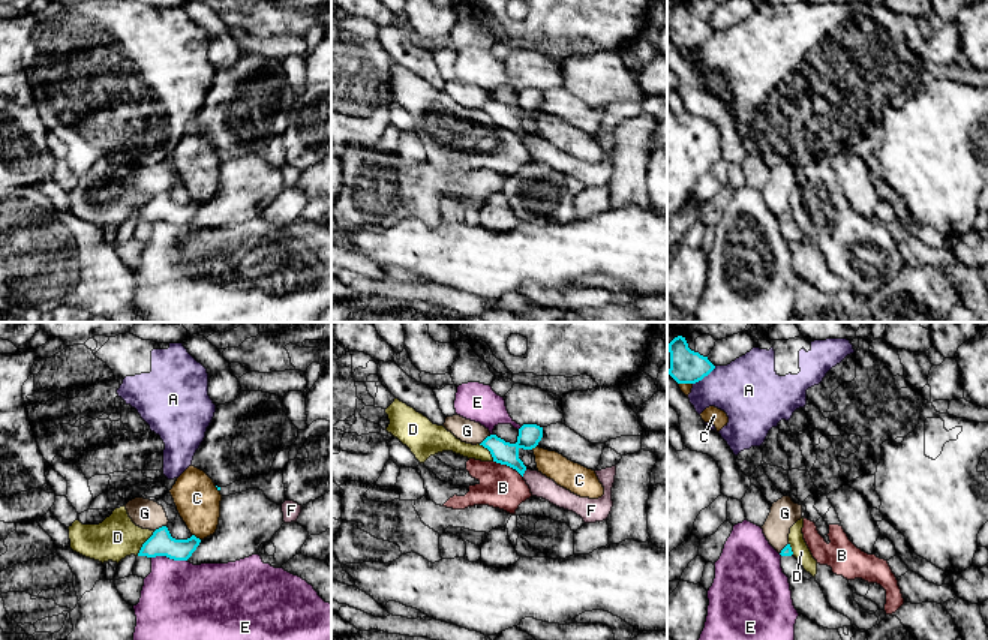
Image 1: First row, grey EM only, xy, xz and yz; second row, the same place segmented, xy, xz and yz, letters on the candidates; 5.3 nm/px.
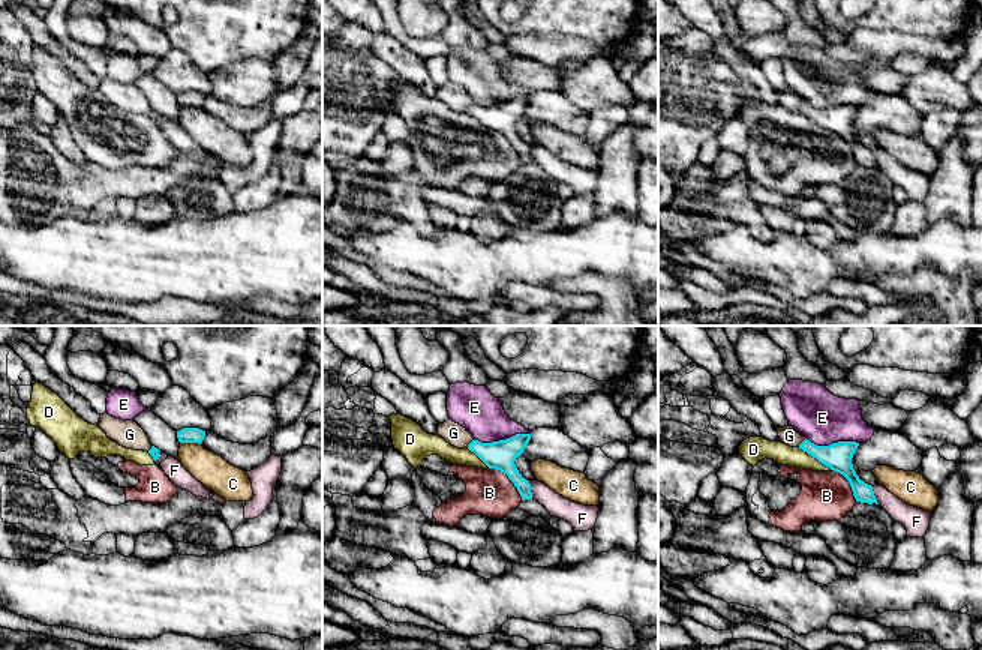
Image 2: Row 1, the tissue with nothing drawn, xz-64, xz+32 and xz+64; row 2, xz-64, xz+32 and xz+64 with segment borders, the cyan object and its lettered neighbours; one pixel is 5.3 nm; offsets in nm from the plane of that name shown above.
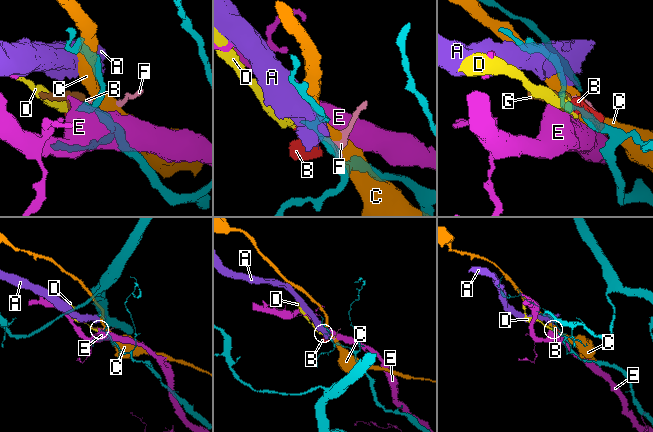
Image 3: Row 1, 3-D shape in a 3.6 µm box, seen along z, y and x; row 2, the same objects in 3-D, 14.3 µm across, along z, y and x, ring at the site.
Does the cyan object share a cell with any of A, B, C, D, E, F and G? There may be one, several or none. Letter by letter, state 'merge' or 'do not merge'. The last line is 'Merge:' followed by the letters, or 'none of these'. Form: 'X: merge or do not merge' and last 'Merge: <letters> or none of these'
A: do not merge
B: do not merge
C: do not merge
D: do not merge
E: do not merge
F: do not merge
G: do not merge
Merge: none of these

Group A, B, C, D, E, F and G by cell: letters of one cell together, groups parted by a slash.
A / B D / C / E / F G

